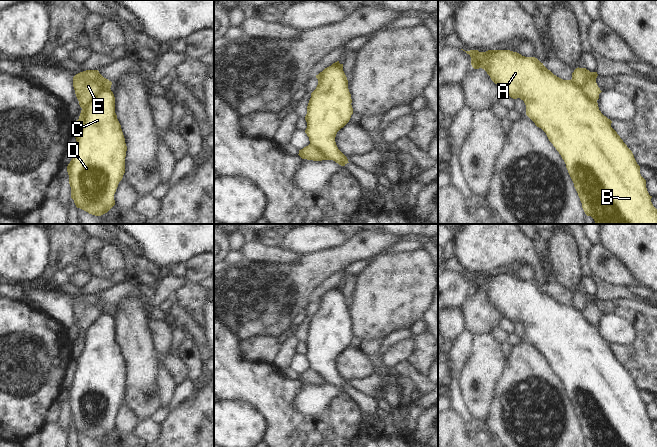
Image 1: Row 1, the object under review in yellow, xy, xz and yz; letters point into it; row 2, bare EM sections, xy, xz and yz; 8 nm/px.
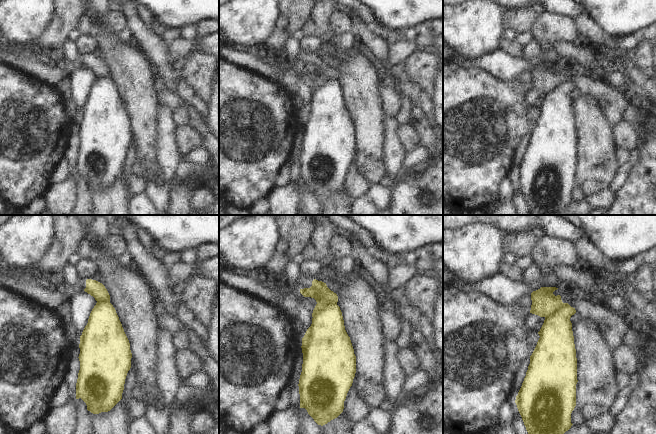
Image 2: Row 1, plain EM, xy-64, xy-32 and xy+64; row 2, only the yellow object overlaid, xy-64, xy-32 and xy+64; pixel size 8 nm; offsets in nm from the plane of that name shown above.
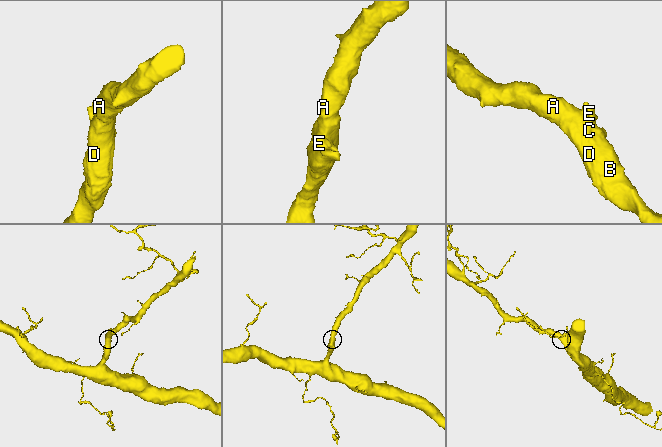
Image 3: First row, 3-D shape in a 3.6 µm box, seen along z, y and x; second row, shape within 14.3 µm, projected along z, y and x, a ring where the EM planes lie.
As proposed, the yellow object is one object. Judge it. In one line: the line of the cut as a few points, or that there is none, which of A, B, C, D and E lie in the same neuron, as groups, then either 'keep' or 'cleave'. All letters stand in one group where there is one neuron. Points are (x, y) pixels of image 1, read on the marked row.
cut xy (109, 88), (100, 91), (82, 108); groups A B C D / E; cleave

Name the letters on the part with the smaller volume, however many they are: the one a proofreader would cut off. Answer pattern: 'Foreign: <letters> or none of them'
Foreign: E

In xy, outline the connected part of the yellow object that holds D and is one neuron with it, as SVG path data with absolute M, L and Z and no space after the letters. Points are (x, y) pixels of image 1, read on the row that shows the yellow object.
M111 89L99 94L82 108L74 132L77 144L67 166L71 198L77 208L101 216L114 205L114 194L125 173L127 146L115 113L115 97Z

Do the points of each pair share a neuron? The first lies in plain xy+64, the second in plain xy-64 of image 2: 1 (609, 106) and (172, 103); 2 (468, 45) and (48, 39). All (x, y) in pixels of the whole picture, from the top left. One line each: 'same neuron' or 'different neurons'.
1: same neuron
2: different neurons

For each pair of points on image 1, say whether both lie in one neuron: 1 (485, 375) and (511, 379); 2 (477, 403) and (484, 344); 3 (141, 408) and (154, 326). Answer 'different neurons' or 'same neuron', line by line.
1: different neurons
2: same neuron
3: different neurons

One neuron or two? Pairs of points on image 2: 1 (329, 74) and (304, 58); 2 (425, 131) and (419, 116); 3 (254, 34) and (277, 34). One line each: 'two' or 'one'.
1: one
2: one
3: two

